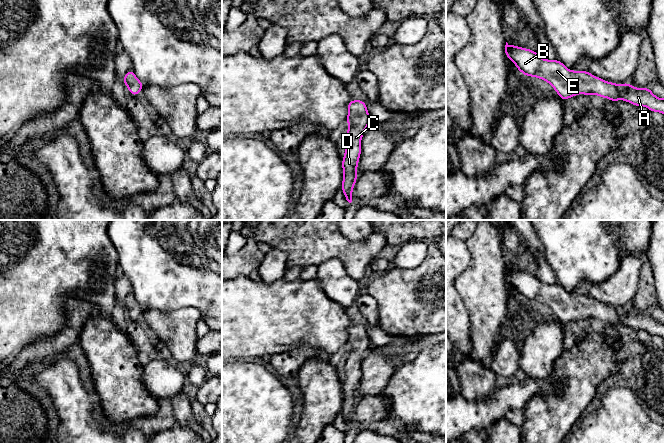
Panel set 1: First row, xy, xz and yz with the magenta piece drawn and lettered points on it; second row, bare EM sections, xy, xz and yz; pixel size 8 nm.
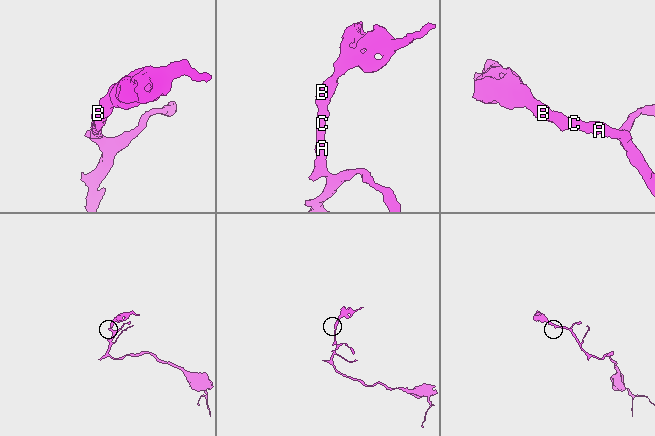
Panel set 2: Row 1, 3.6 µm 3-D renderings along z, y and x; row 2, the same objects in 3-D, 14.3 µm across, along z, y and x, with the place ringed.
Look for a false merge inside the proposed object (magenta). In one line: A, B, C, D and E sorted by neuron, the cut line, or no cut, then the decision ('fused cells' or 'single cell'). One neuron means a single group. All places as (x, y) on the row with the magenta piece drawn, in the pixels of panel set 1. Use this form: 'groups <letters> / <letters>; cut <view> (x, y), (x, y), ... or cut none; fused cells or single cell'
groups A B C D E; cut none; single cell

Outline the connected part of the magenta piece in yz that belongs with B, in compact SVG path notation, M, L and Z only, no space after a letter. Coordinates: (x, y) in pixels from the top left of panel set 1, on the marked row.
M507 42L505 56L511 59L525 76L537 77L548 82L564 101L579 93L598 95L610 99L613 104L622 99L636 107L644 106L652 112L664 115L664 99L655 96L650 88L636 88L628 82L624 84L608 82L588 71L573 72L559 60L544 59L534 50L509 45Z

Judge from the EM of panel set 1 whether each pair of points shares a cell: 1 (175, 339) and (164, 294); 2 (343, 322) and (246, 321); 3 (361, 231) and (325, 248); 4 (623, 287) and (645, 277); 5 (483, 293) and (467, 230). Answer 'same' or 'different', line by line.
1: different
2: same
3: different
4: different
5: different

